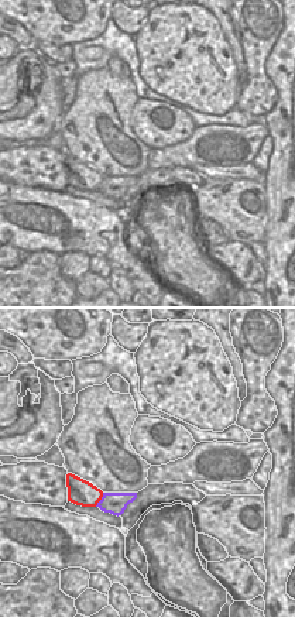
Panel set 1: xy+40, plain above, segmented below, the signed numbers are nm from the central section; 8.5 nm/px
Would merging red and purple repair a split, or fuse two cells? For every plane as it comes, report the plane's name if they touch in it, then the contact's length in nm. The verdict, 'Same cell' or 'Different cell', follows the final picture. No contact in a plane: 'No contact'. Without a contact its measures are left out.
Touches red in xy+40. Shared border 140 nm.

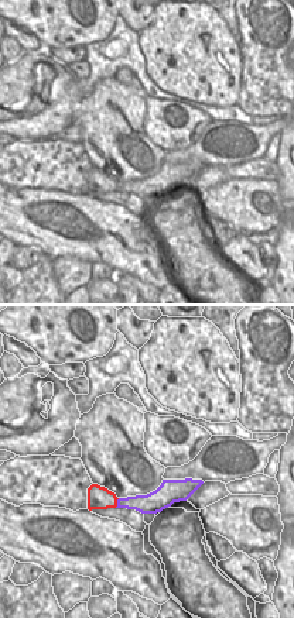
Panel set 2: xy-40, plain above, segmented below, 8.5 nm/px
Touches red in xy-40. Shared border 90 nm.

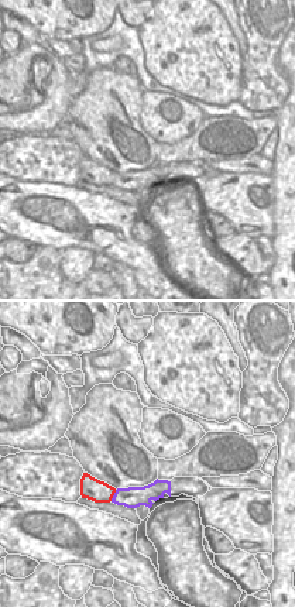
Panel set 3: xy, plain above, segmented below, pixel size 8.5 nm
Touches red in xy. Shared border 110 nm.

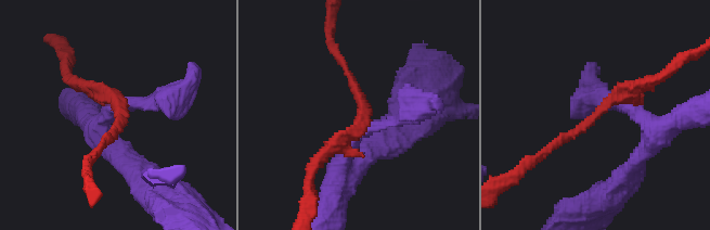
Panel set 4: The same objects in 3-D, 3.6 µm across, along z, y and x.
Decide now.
Different cell.

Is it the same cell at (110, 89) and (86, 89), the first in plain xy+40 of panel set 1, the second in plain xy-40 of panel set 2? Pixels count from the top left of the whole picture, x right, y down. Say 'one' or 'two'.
two

